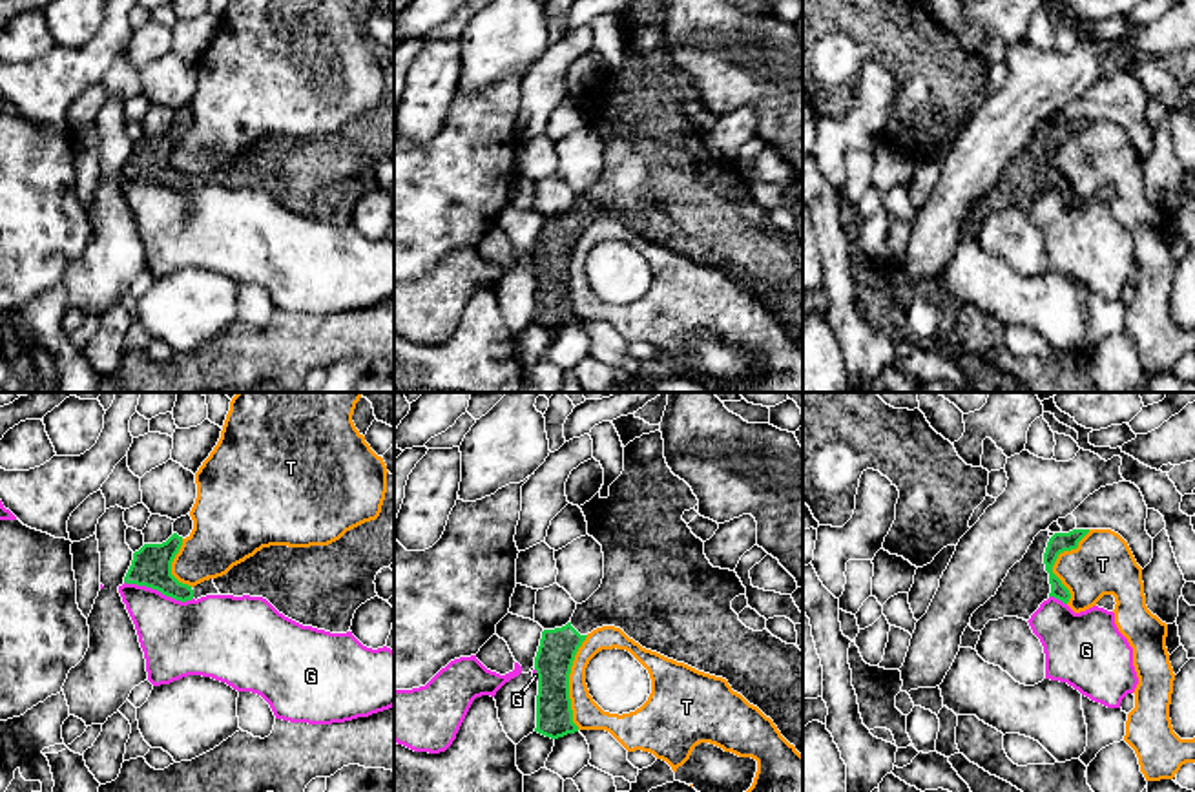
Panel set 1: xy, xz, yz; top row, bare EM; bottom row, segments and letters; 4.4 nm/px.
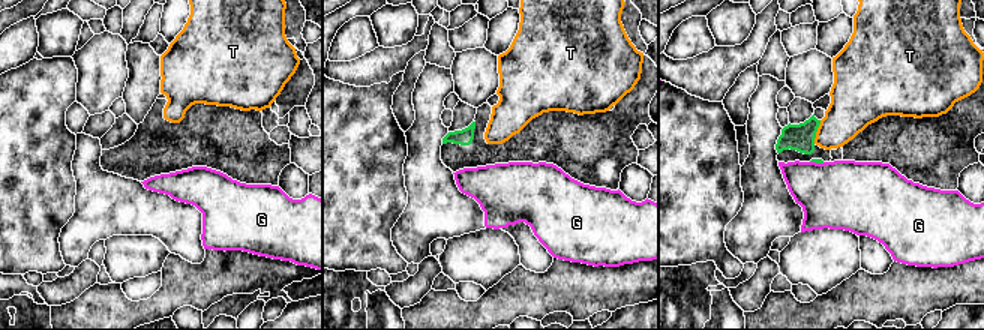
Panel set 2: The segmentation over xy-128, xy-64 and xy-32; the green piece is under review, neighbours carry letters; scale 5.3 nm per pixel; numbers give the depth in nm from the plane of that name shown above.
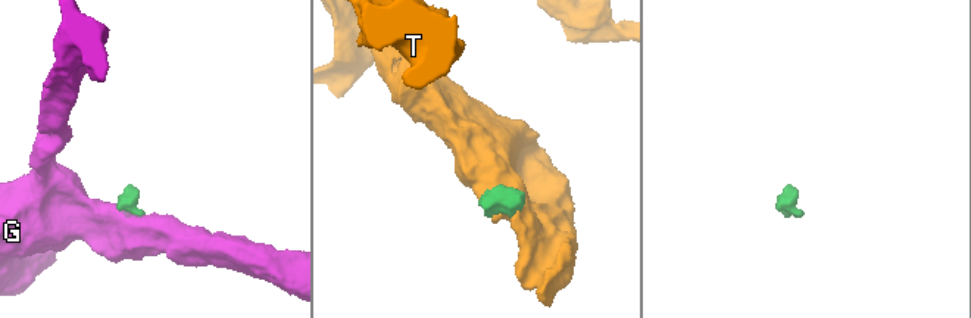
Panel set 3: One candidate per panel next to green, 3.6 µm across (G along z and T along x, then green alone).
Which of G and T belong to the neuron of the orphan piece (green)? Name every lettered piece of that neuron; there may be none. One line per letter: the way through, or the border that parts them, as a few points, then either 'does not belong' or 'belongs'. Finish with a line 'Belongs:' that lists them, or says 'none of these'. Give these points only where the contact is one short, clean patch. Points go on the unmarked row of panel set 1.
G: border along xy (124, 172), (155, 179), (181, 192), (192, 190); does not belong
T: border along xz (588, 227), (575, 247), (570, 265), (570, 300), (577, 320); does not belong
Belongs: none of these

